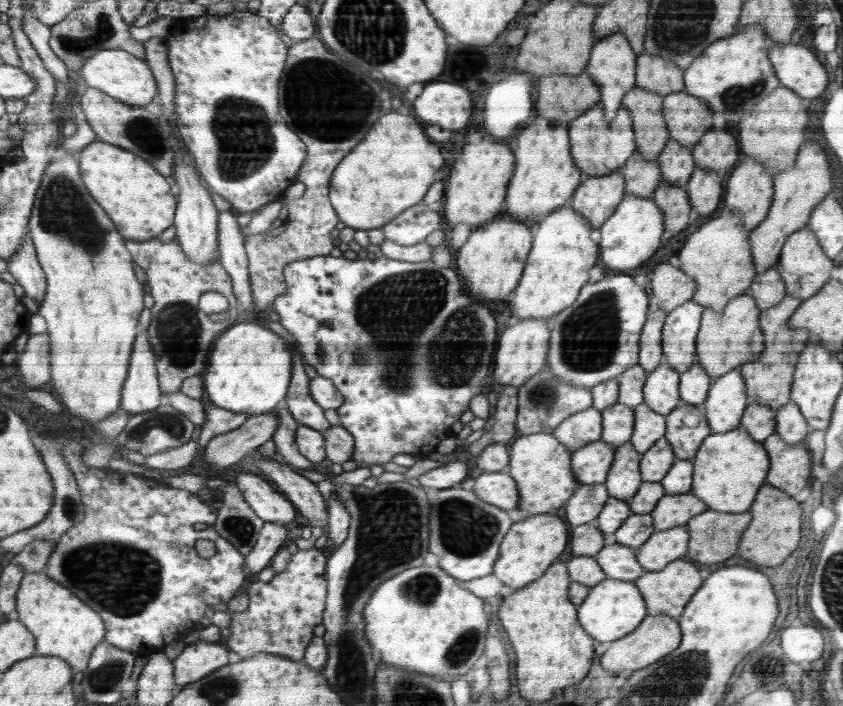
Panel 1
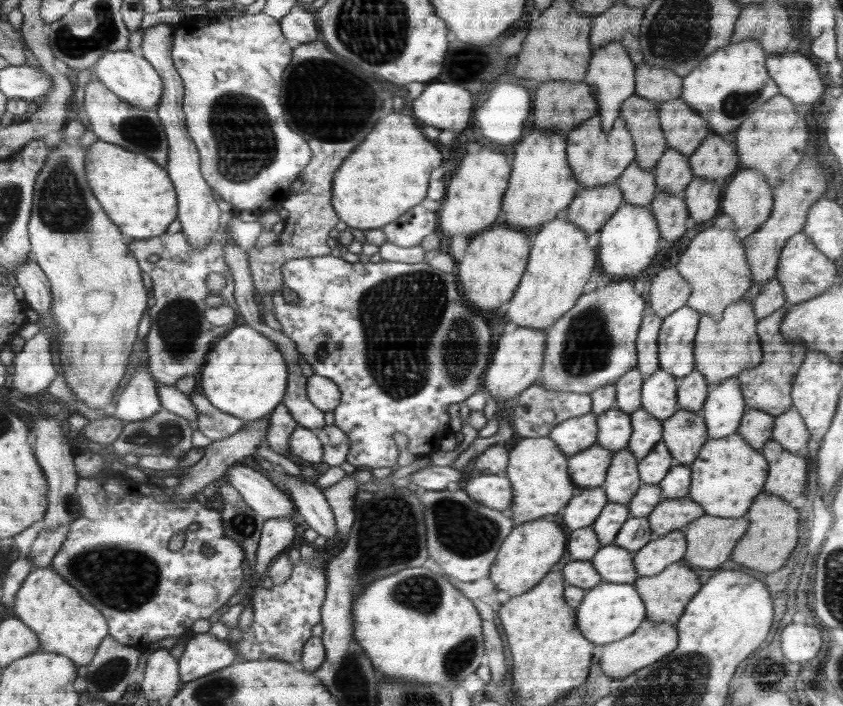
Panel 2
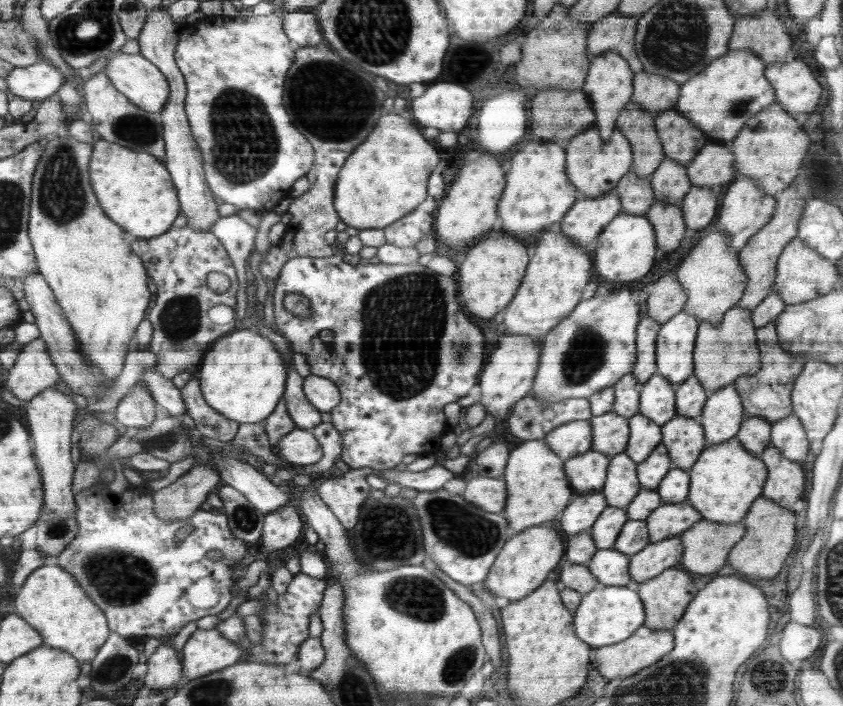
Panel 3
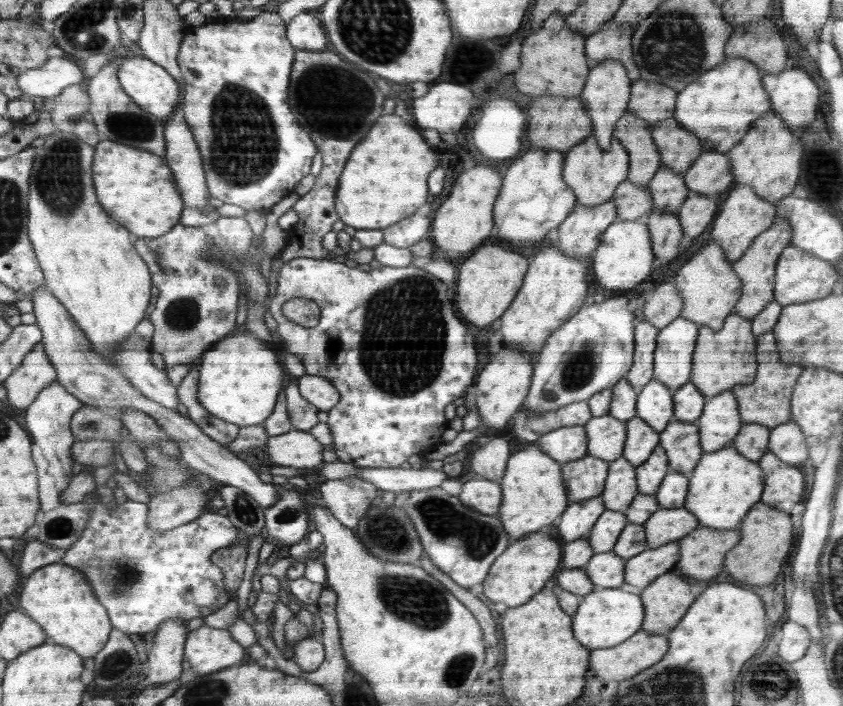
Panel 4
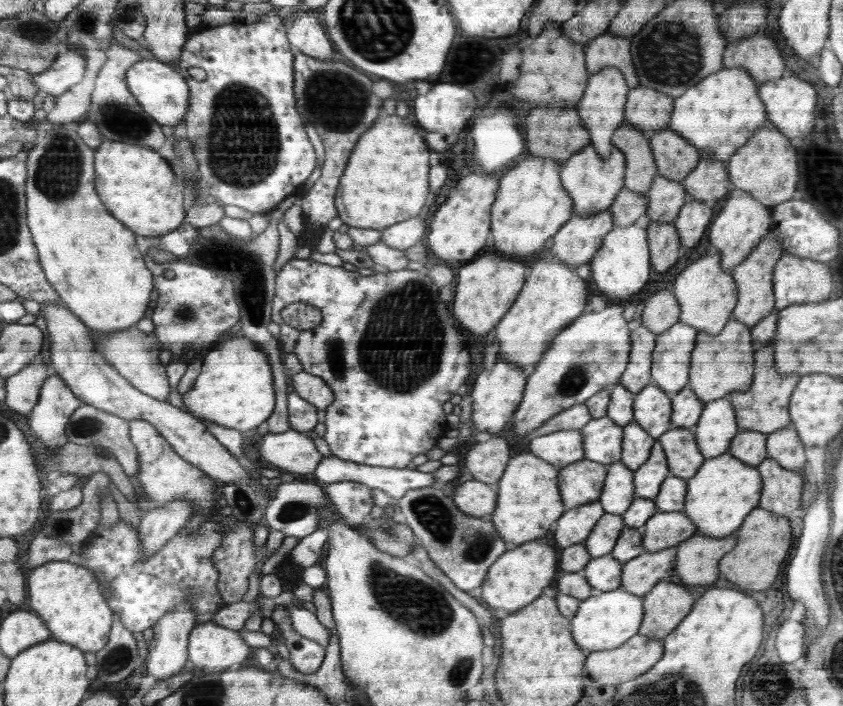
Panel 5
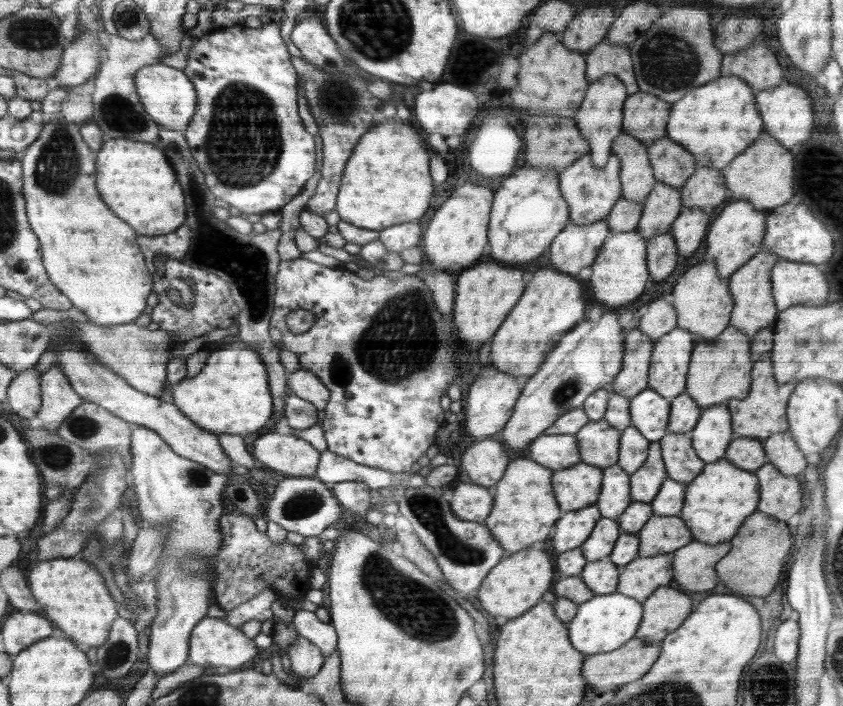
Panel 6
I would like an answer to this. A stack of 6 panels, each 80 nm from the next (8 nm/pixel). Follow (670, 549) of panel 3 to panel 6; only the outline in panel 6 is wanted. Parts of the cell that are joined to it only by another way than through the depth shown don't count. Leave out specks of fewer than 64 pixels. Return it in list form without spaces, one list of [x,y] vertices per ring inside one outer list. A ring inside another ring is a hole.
[[[674,552],[649,558],[638,556],[622,568],[617,592],[644,603],[661,586],[673,580]]]

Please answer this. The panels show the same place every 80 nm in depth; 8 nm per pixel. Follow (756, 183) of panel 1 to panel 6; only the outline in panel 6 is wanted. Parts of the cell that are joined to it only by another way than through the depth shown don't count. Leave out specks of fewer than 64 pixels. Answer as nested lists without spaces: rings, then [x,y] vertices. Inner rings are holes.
[[[734,199],[718,214],[706,236],[705,260],[715,262],[720,278],[729,278],[761,251],[761,243],[766,234],[766,217],[766,212],[756,210],[747,200],[739,199]]]

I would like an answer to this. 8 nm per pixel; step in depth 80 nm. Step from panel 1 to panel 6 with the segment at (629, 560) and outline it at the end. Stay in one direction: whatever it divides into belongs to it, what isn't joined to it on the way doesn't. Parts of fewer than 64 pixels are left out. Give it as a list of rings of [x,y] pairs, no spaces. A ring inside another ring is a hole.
[[[609,556],[604,559],[587,563],[579,574],[588,588],[596,595],[612,594],[620,584],[621,570],[610,562]]]

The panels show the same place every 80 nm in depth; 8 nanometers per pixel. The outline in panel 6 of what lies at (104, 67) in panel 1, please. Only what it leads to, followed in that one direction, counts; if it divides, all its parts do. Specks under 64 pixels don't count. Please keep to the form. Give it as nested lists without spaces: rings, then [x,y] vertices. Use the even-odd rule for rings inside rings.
[[[162,62],[149,64],[134,76],[134,86],[145,110],[160,126],[175,131],[189,128],[197,110],[198,94],[184,70],[178,70]]]

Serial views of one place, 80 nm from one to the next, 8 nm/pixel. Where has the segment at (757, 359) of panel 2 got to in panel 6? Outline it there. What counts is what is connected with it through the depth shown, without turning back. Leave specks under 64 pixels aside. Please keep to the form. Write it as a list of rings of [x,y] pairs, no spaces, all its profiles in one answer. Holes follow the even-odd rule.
[[[728,325],[712,342],[698,341],[693,348],[685,382],[685,392],[696,399],[703,411],[715,404],[730,399],[742,400],[748,396],[751,387],[751,359],[749,336],[740,328]]]

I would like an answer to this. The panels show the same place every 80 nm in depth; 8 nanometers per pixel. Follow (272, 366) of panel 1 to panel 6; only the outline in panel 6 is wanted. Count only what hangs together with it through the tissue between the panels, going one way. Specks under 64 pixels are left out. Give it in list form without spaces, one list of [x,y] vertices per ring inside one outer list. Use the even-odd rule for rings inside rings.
[[[238,341],[210,351],[204,368],[192,378],[185,377],[172,390],[172,402],[198,427],[216,435],[246,436],[262,428],[272,416],[272,392],[268,390],[268,368],[257,351]]]

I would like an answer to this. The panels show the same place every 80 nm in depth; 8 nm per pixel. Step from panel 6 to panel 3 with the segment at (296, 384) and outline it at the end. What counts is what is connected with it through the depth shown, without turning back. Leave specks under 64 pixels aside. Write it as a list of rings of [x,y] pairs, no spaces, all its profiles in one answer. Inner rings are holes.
[[[306,376],[303,389],[305,397],[322,412],[330,412],[341,402],[342,389],[323,376]]]

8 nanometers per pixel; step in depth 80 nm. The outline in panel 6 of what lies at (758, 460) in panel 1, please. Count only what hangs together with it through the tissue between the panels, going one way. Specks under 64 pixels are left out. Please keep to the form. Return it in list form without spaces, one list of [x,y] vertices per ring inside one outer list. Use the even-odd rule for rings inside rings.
[[[724,458],[706,463],[701,474],[687,485],[685,506],[678,515],[688,524],[693,540],[706,544],[727,542],[738,532],[746,517],[757,511],[759,490],[754,472],[742,470]]]

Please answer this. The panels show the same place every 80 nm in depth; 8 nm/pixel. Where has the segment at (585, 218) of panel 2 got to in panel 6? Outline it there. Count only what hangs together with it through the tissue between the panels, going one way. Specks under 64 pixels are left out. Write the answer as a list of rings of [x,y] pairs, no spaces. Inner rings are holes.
[[[606,218],[585,226],[571,222],[554,239],[548,258],[562,272],[586,274],[610,234]]]

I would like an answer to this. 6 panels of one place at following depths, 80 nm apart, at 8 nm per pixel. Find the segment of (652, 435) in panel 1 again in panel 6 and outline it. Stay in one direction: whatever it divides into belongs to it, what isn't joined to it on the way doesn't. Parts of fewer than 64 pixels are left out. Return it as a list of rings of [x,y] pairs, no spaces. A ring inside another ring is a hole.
[[[628,427],[621,434],[620,461],[618,466],[622,467],[632,476],[648,458],[648,448],[650,440],[638,431],[636,427]]]

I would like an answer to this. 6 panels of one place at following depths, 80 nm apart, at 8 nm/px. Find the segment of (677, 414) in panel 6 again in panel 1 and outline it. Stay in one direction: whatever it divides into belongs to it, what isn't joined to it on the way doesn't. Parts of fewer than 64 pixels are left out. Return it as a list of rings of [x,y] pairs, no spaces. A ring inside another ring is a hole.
[[[694,362],[686,372],[681,373],[680,400],[683,403],[701,406],[710,387],[709,374],[700,363]]]

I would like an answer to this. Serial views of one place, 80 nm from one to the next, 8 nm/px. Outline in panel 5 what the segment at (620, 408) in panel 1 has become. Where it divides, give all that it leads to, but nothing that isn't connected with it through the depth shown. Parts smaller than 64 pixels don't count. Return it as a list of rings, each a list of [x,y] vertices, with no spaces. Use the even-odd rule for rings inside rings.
[[[608,416],[594,419],[581,429],[585,436],[585,459],[610,466],[621,461],[625,432]]]

